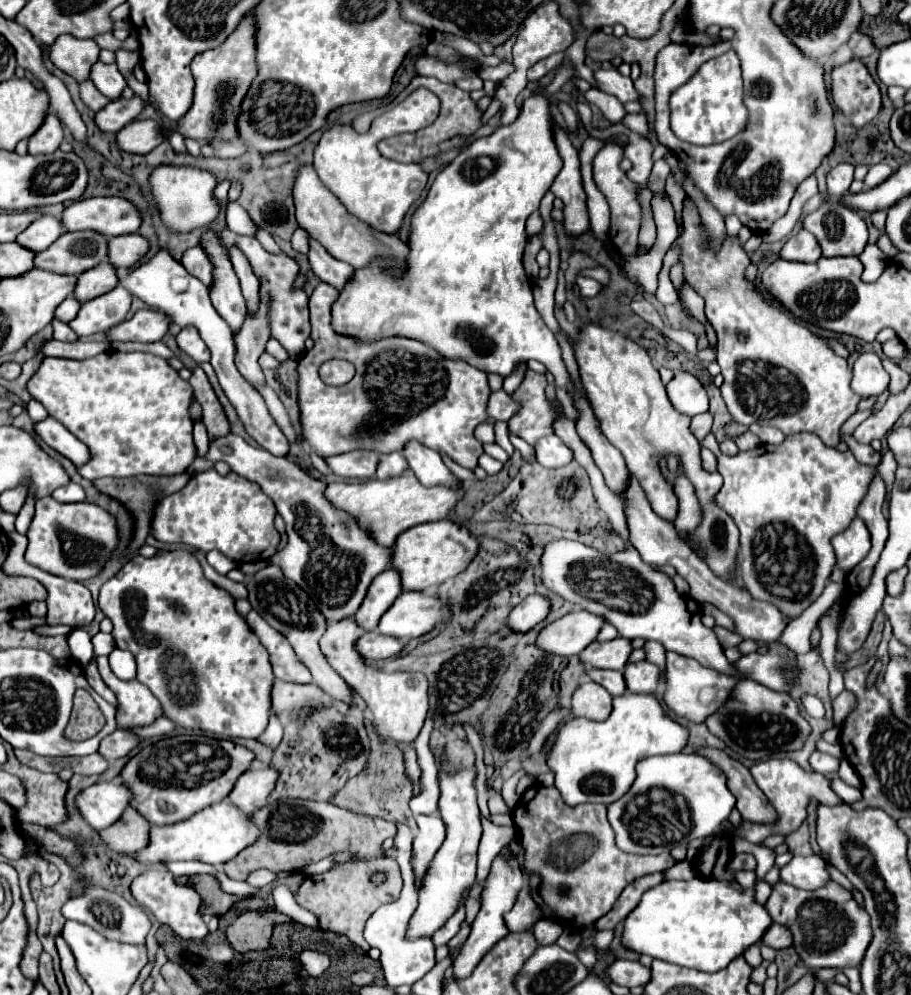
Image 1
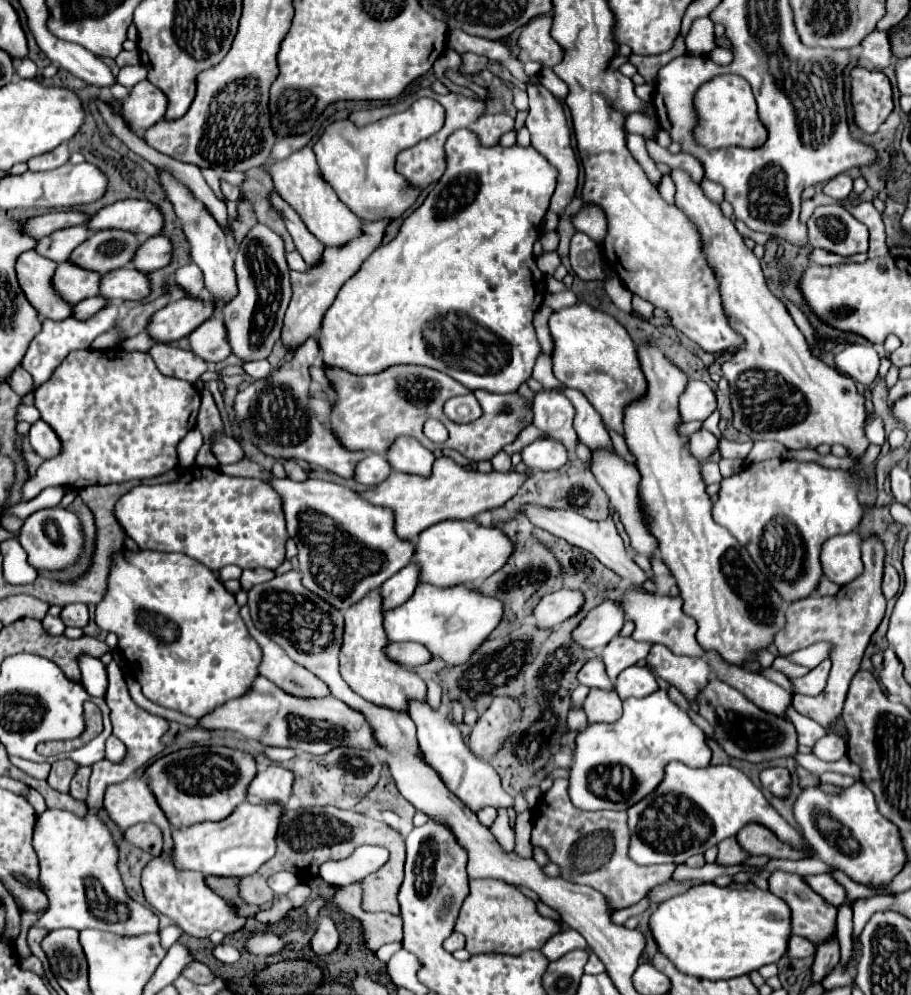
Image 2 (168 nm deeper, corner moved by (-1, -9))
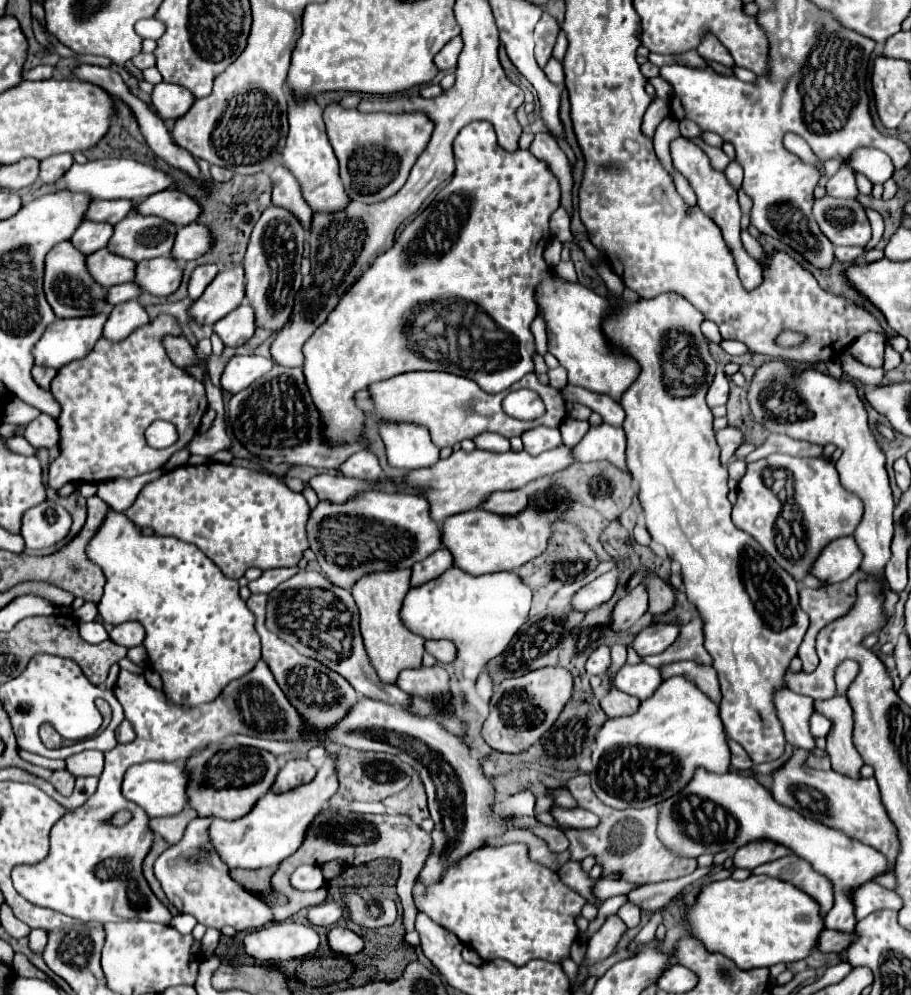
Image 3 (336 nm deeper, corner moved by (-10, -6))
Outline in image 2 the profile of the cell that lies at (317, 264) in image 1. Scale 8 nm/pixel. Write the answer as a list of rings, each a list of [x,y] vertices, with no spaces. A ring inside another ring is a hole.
[[[276,191],[270,195],[270,201],[272,201],[272,205],[282,213],[282,217],[284,217],[284,221],[286,221],[286,229],[288,229],[288,233],[292,235],[294,245],[296,245],[298,253],[304,257],[306,265],[310,267],[312,263],[316,263],[316,259],[320,259],[320,251],[324,251],[324,245],[306,229],[306,225],[304,225],[302,219],[298,217],[298,213],[292,211],[292,209],[288,207],[288,203],[284,203]]]

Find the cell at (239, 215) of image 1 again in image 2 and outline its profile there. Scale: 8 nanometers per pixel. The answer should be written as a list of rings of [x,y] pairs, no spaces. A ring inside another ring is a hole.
[[[208,167],[208,168],[202,169],[201,171],[205,181],[208,183],[210,188],[213,189],[218,199],[225,201],[225,198],[220,188],[220,181],[219,181],[219,178],[217,177],[218,174],[216,169],[212,169],[212,167]]]

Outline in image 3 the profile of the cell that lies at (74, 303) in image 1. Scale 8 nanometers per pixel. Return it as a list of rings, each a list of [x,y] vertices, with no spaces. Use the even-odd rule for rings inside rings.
[[[129,282],[129,284],[117,284],[113,288],[109,288],[109,294],[107,294],[107,302],[111,306],[115,304],[121,304],[121,302],[127,302],[131,298],[137,298],[141,294],[141,288],[137,288],[135,282]]]

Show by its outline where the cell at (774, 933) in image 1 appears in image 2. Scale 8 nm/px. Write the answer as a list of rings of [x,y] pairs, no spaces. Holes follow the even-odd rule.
[[[792,935],[790,937],[790,941],[788,941],[788,951],[786,951],[786,955],[788,957],[794,957],[794,959],[802,959],[802,957],[810,957],[810,955],[814,955],[814,945],[808,941],[808,939],[804,939],[804,937],[798,937],[798,935]]]

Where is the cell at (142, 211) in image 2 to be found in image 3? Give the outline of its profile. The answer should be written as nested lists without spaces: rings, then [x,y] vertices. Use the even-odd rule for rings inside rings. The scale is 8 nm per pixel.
[[[171,188],[171,190],[157,192],[147,200],[139,202],[137,212],[145,216],[161,216],[177,226],[187,226],[201,216],[203,208],[197,204],[195,198],[187,196],[181,190]]]

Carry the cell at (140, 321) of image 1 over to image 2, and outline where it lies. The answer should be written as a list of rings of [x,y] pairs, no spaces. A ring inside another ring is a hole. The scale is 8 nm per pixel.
[[[184,297],[156,311],[148,323],[148,333],[156,343],[172,343],[188,337],[200,323],[214,315],[216,307],[210,299]]]

